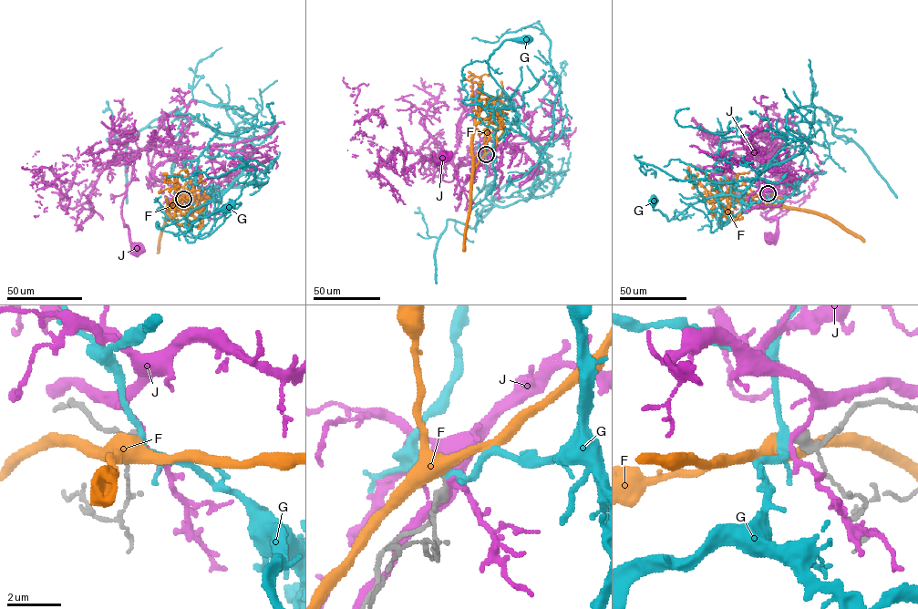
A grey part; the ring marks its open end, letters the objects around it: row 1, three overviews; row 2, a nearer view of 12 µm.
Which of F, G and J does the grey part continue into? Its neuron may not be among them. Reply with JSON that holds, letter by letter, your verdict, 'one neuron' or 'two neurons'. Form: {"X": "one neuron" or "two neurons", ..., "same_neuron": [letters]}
{"F": "two neurons", "G": "two neurons", "J": "two neurons", "same_neuron": []}

